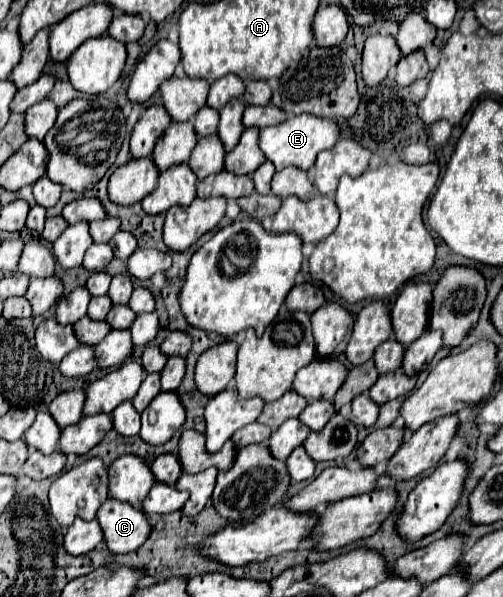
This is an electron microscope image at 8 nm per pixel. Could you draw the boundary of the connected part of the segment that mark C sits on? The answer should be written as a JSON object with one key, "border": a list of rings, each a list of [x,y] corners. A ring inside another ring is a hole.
{"border":[[[108,499],[98,511],[104,539],[112,553],[130,553],[148,539],[148,517],[130,503]]]}

